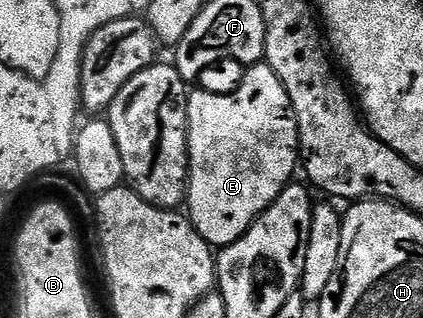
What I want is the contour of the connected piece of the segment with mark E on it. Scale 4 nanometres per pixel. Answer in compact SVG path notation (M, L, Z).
M266 63L249 65L233 93L211 93L200 89L188 94L188 192L186 216L202 239L213 247L234 243L272 206L274 199L298 173L300 132L286 95L286 87Z

